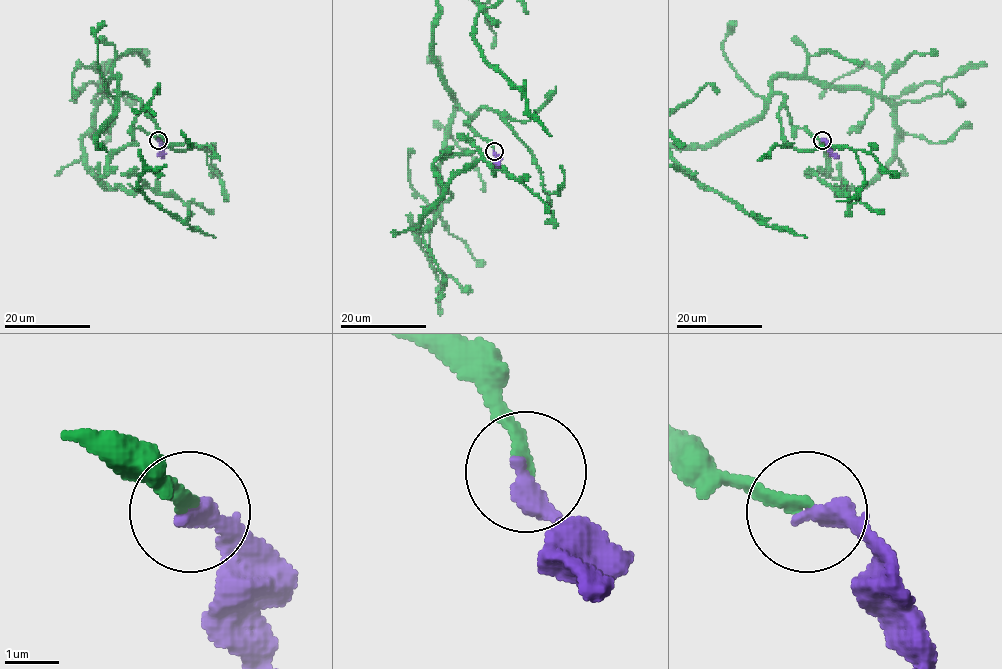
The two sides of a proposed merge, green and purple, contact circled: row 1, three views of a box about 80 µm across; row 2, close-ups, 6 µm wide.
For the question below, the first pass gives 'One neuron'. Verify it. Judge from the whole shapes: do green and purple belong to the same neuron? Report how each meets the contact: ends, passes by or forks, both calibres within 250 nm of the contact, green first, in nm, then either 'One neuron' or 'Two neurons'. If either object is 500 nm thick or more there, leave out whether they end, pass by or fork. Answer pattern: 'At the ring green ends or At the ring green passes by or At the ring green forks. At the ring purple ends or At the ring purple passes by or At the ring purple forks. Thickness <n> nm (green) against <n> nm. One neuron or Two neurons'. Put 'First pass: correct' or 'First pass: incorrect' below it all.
At the ring green ends. At the ring purple ends. Thickness 200 nm (green) against 400 nm. One neuron
First pass: correct

